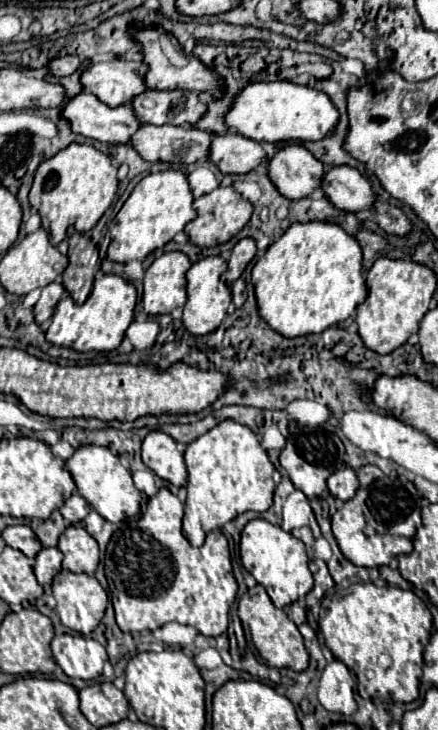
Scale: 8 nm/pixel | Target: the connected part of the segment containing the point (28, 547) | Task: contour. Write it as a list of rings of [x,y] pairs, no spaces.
[[[15,525],[15,527],[5,527],[5,531],[1,533],[3,541],[13,547],[23,551],[27,557],[35,557],[41,549],[39,539],[35,537],[35,533],[31,531],[31,527],[27,525]]]

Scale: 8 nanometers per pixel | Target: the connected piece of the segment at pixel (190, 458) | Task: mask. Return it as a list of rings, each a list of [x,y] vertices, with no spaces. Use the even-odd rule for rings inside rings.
[[[225,419],[211,431],[187,445],[185,463],[189,473],[187,501],[183,517],[183,533],[191,545],[201,547],[203,535],[215,527],[223,527],[245,511],[267,511],[273,503],[273,463],[263,451],[255,433],[233,421]]]

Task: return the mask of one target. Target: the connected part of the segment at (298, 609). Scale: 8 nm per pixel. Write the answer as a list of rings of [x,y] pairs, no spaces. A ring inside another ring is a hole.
[[[299,603],[289,605],[289,607],[287,607],[287,615],[289,615],[289,619],[291,619],[295,625],[305,623],[305,609],[303,609]]]

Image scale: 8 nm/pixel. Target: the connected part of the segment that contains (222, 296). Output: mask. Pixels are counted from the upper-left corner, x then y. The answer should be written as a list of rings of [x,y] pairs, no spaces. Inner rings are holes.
[[[221,255],[205,257],[191,265],[187,271],[187,303],[183,309],[183,325],[193,335],[207,335],[219,327],[223,317],[227,315],[227,307],[231,305],[231,291],[229,285],[221,281],[221,273],[227,269],[227,261]]]

